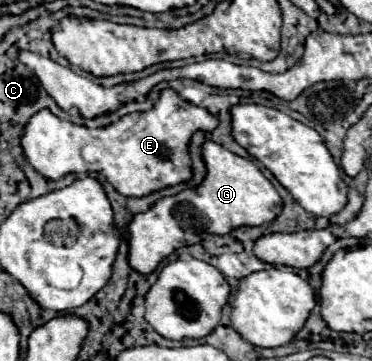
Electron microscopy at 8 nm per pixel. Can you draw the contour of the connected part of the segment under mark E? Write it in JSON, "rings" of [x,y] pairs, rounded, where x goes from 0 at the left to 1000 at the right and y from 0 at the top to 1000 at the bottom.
{"rings":[[[444,247],[406,307],[347,313],[272,357],[169,335],[116,302],[78,330],[56,402],[78,452],[126,496],[164,496],[180,479],[277,479],[325,540],[390,546],[508,501],[519,490],[508,391],[519,368],[573,363],[583,346],[583,324],[556,302],[487,274],[465,247]]]}

